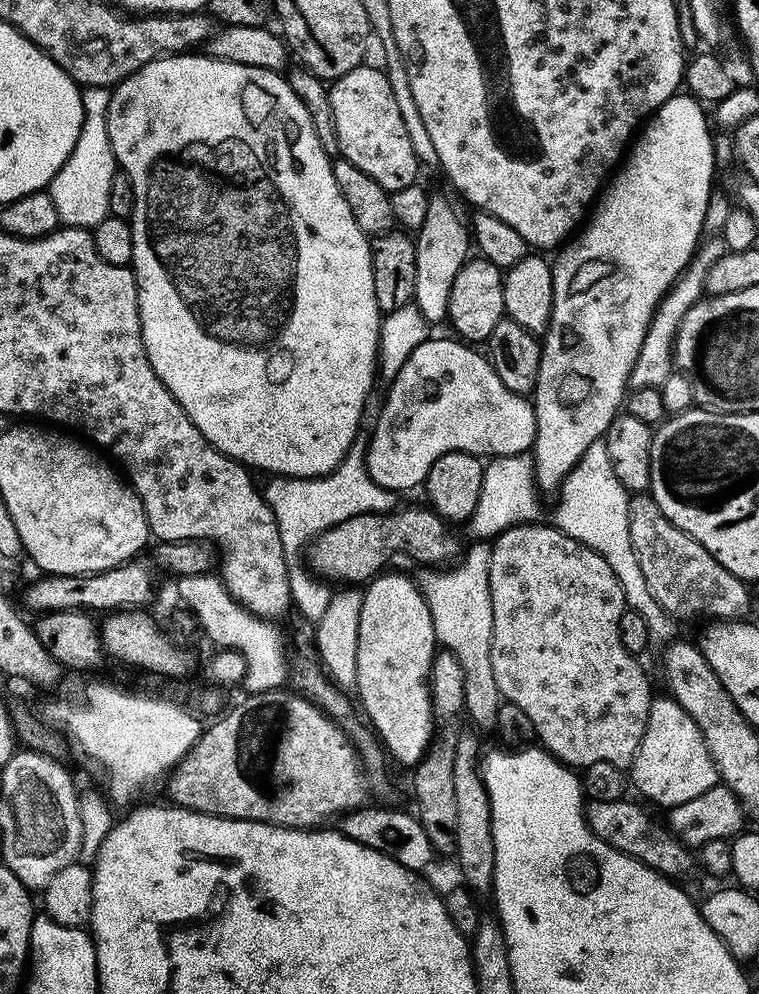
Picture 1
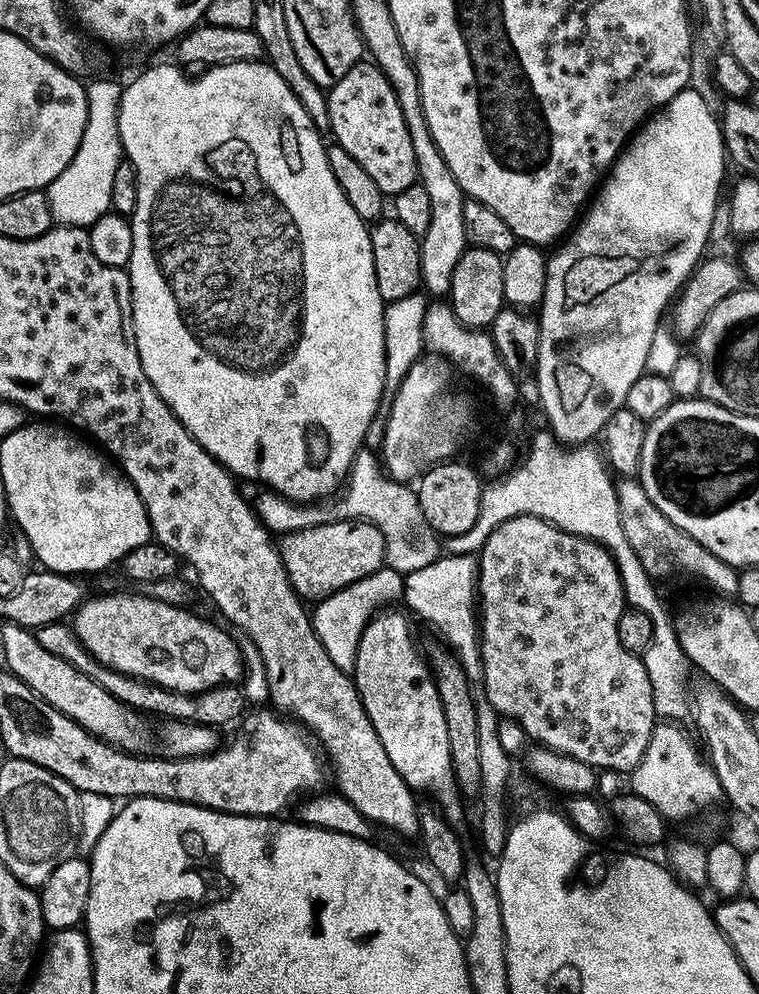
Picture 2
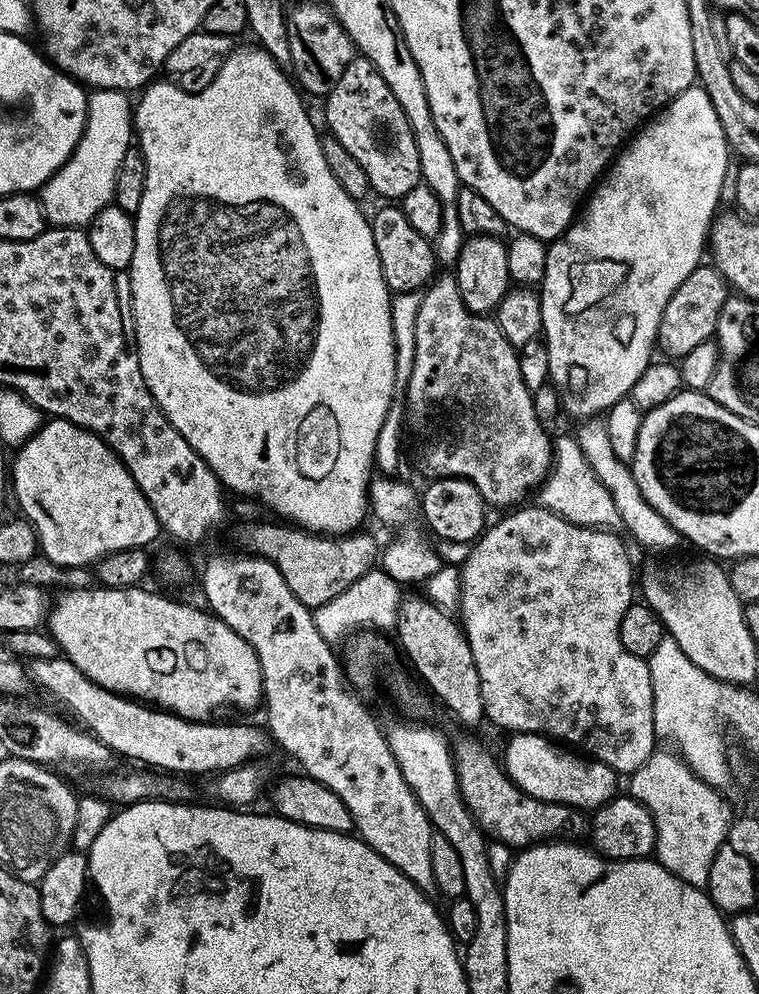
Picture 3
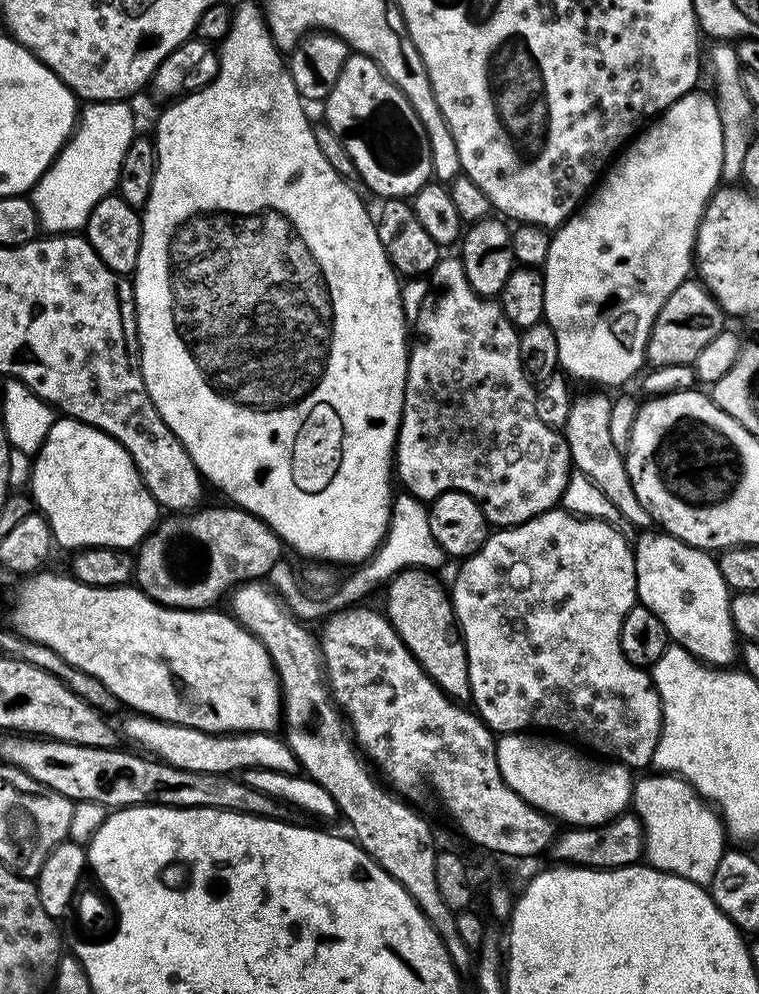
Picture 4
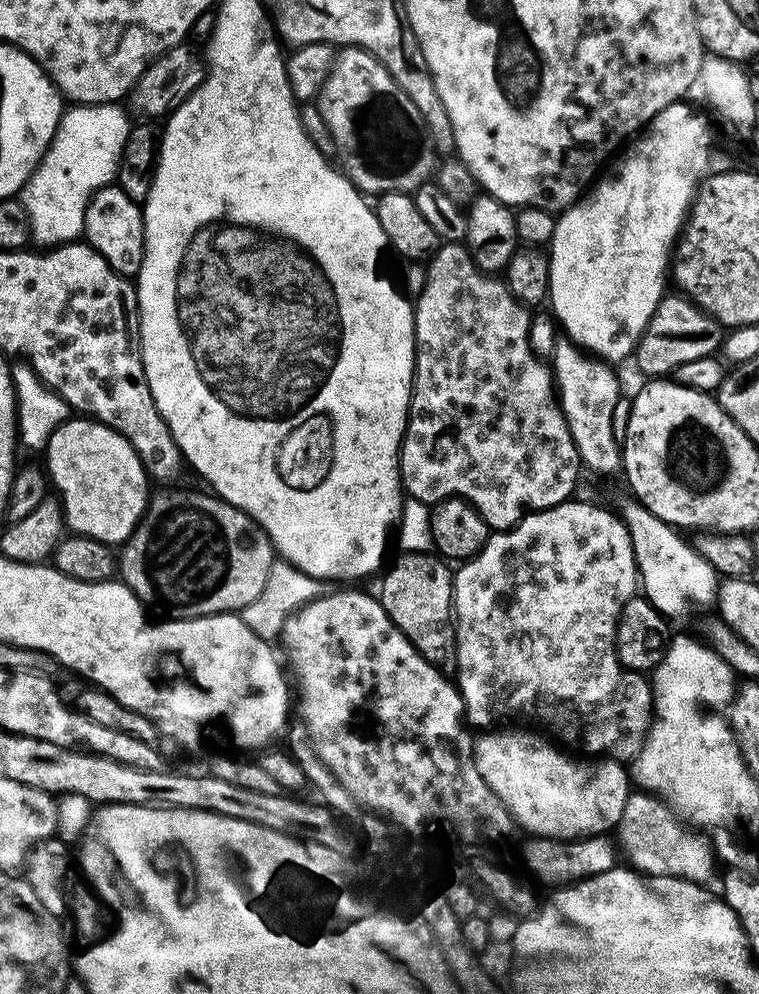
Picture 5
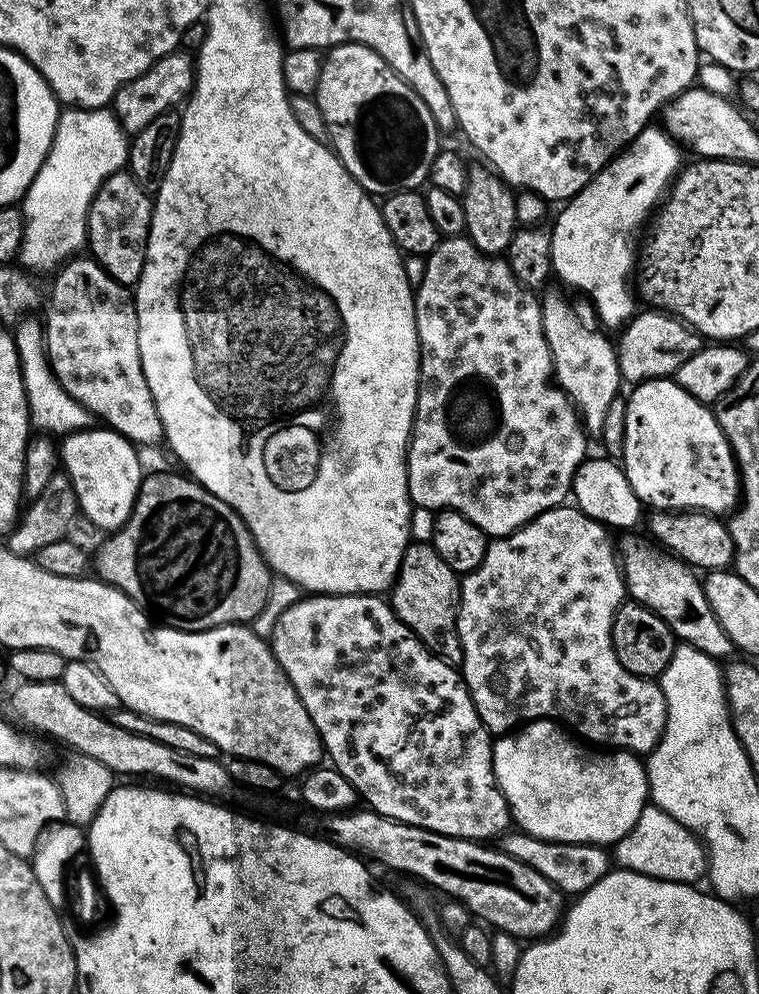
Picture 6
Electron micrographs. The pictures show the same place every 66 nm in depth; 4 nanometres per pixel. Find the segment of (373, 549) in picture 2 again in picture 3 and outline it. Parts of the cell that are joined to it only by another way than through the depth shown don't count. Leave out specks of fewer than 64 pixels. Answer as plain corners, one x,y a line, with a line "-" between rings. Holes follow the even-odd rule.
284,522
276,523
280,524
252,524
249,528
242,529
240,544
244,548
241,549
269,560
282,574
282,578
286,578
286,586
290,586
290,590
294,590
296,597
308,608
318,608
330,599
337,598
338,594
342,594
347,587
352,586
377,563
376,540
372,536
367,536
364,530
357,530
342,536
326,536
309,532
299,526
289,526

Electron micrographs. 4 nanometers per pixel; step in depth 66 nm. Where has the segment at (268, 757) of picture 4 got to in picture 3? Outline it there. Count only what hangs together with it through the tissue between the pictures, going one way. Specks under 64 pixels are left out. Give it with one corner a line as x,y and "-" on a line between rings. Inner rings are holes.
57,656
54,659
36,659
29,661
28,672
31,679
36,681
58,701
70,708
93,736
96,736
107,748
120,757
126,756
132,762
165,771
178,776
190,774
222,773
232,768
243,767
248,761
265,752
270,745
267,733
248,724
212,724
213,721
187,720
167,710
157,709
121,696
119,693
102,688
84,674
67,657

